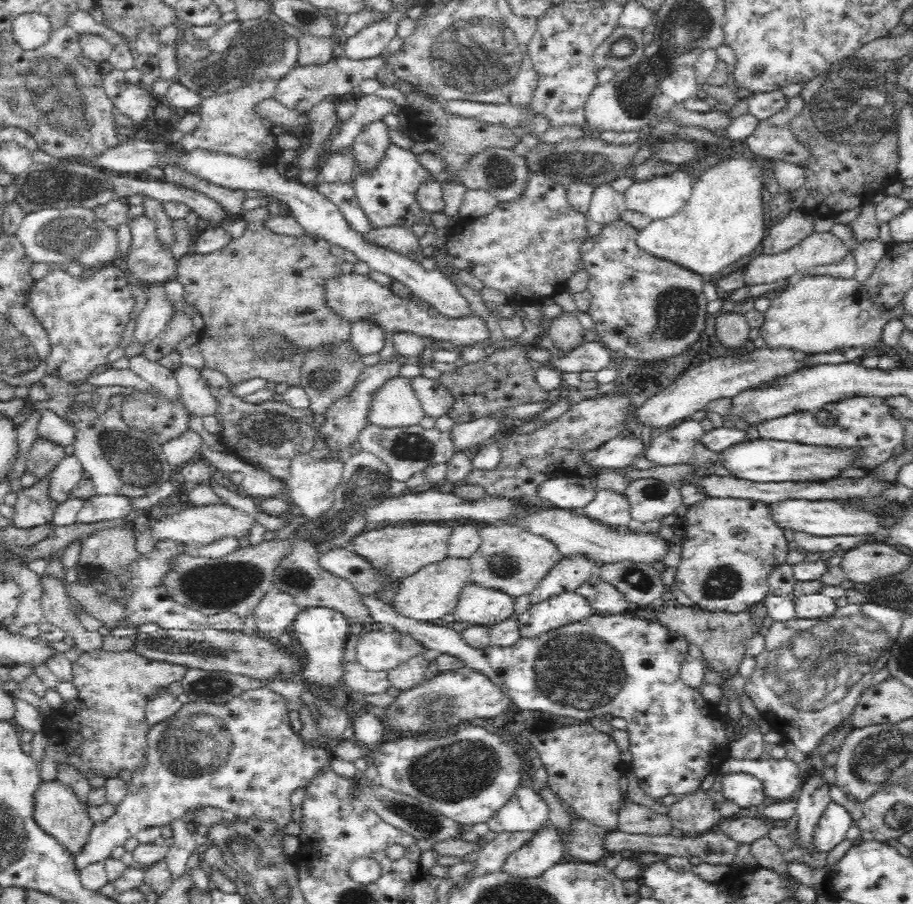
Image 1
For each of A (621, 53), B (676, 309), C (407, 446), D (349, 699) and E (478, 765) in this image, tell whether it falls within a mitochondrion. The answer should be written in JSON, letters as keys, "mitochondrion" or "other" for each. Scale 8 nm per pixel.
{"A":"mitochondrion","B":"mitochondrion","C":"mitochondrion","D":"other","E":"mitochondrion"}

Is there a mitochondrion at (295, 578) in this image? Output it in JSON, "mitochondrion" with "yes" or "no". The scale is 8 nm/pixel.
{"mitochondrion":"yes"}

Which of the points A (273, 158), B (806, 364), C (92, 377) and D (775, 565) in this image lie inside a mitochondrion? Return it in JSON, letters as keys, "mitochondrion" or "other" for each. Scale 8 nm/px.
{"A":"other","B":"other","C":"other","D":"other"}

